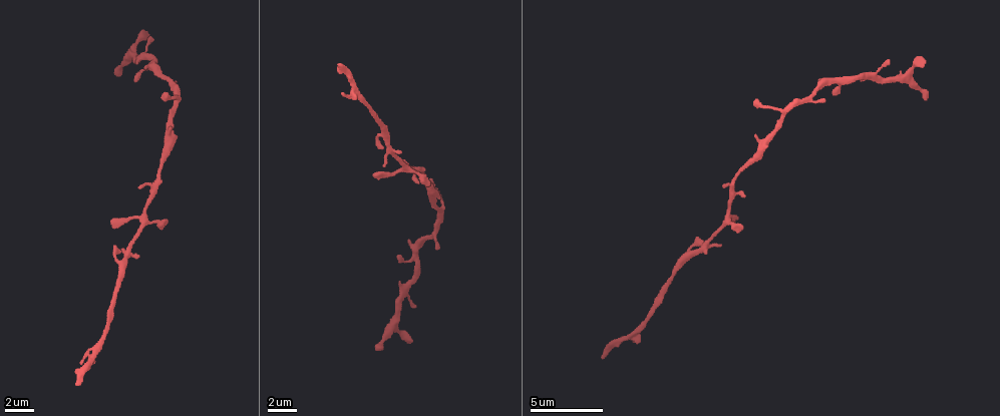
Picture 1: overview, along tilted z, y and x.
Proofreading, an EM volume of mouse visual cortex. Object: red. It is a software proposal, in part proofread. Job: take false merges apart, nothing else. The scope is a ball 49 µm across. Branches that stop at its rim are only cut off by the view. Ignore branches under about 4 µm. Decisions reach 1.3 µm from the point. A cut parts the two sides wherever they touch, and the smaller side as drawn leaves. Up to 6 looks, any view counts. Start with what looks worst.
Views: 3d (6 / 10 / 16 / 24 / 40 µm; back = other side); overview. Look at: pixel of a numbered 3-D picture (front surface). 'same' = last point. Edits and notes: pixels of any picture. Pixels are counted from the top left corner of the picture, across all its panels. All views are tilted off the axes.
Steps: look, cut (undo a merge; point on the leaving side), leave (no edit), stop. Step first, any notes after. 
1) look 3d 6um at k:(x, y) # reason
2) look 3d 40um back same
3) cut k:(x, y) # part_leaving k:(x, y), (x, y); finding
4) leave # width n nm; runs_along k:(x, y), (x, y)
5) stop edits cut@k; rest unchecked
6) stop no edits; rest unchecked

look 3d 10um at 1:(738, 173)

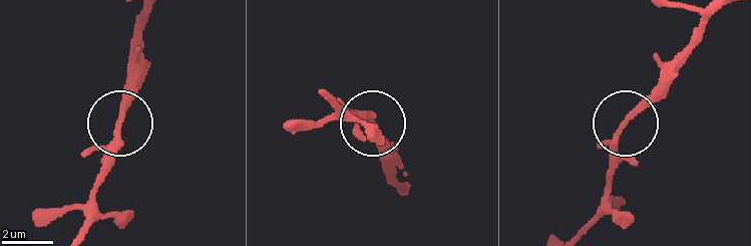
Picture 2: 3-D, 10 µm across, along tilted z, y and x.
leave # runs_along 2:(118, 127), (130, 76); one neuron here

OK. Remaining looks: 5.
look 3d 10um at 1:(705, 244) # sudden change in width

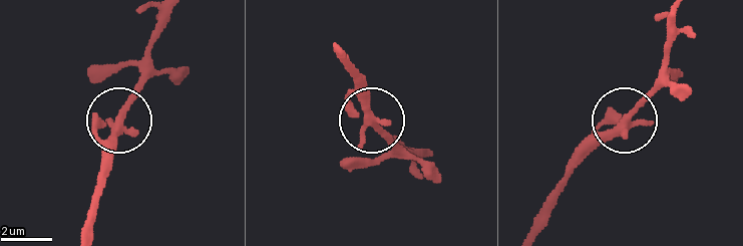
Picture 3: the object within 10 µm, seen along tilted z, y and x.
look 3d 6um at 3:(626, 121) # zoom in

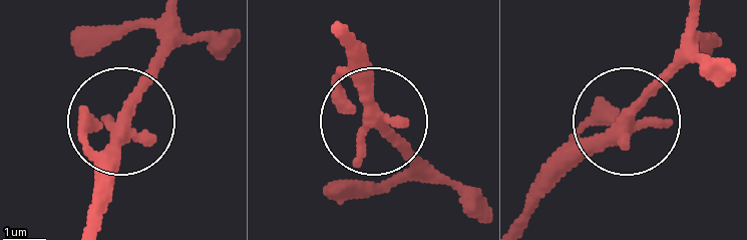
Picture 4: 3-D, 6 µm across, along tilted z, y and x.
leave # runs_along 4:(428, 169), (372, 125), (348, 36); one neuron here

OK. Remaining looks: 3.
look 3d 6um at 1:(155, 70) # sudden change in width

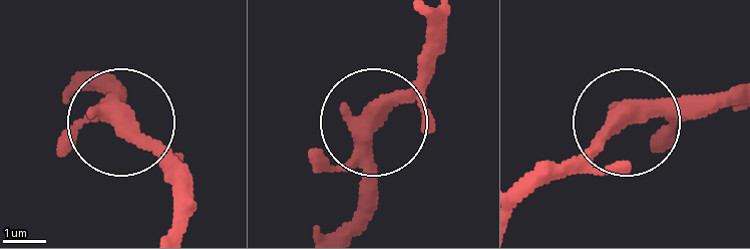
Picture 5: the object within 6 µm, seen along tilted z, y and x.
leave # runs_along 5:(517, 202), (638, 115), (731, 100); one neuron here

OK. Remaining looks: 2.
stop no edits; rest unchecked

